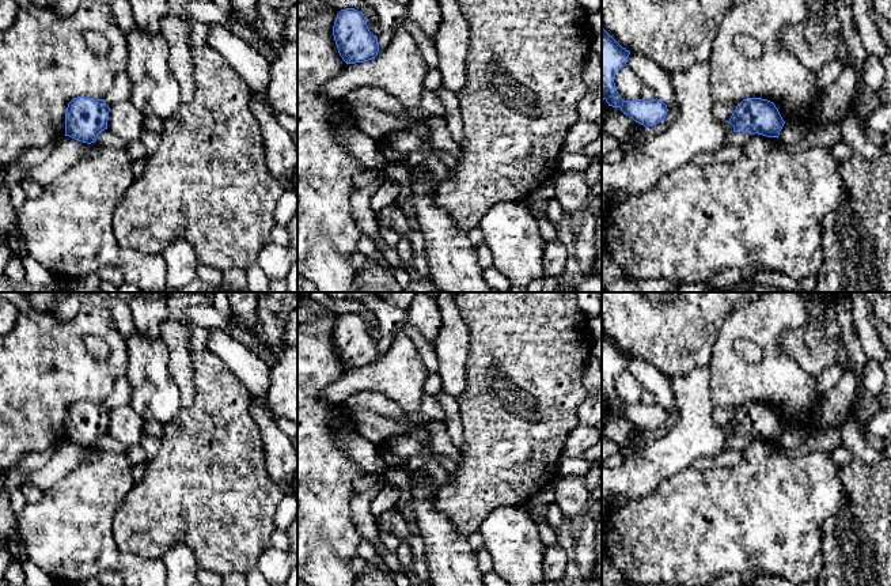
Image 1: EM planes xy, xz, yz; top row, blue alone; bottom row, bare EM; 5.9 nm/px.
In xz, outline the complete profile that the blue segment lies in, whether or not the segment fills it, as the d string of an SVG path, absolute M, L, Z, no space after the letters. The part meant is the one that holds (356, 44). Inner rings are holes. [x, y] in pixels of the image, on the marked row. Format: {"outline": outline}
{"outline": "M354 8L341 10L337 14L333 35L338 53L346 64L364 63L378 56L378 37L369 31L365 16Z"}

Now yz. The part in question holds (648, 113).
{"outline": "M602 27L602 98L608 106L619 107L623 114L633 118L645 128L653 126L667 116L667 105L660 99L653 101L623 101L617 91L615 73L626 65L630 52L622 48Z"}

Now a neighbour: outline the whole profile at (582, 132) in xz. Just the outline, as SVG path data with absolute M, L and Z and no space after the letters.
M577 120L569 126L566 137L562 144L562 151L570 155L579 155L581 150L599 136L600 131L596 122Z

